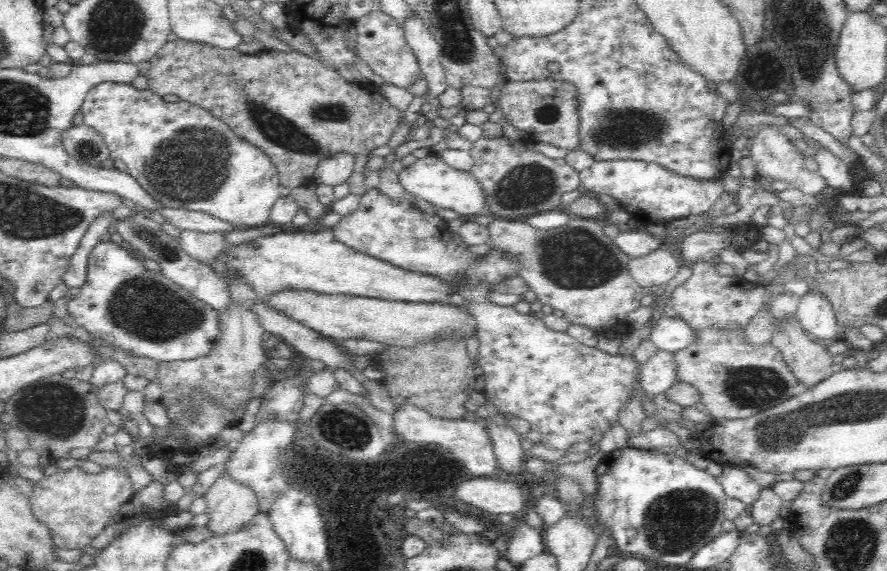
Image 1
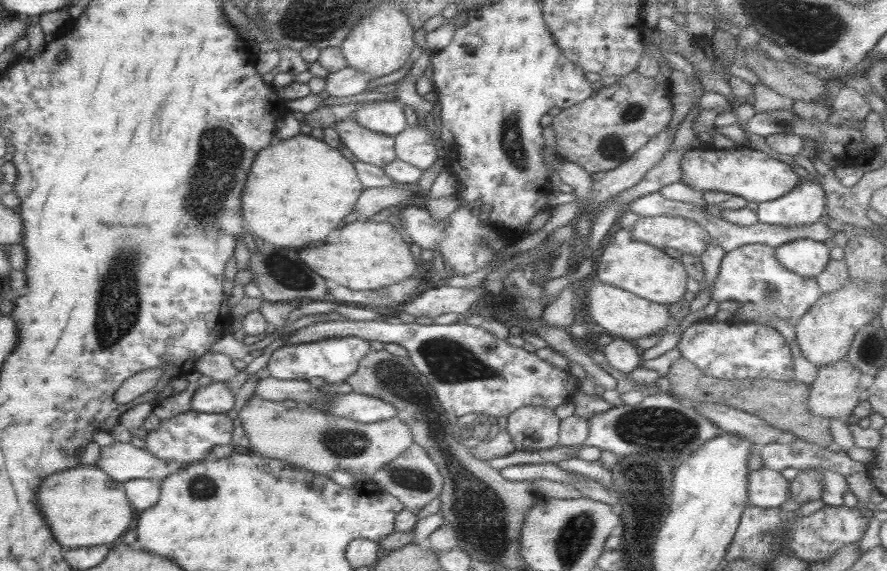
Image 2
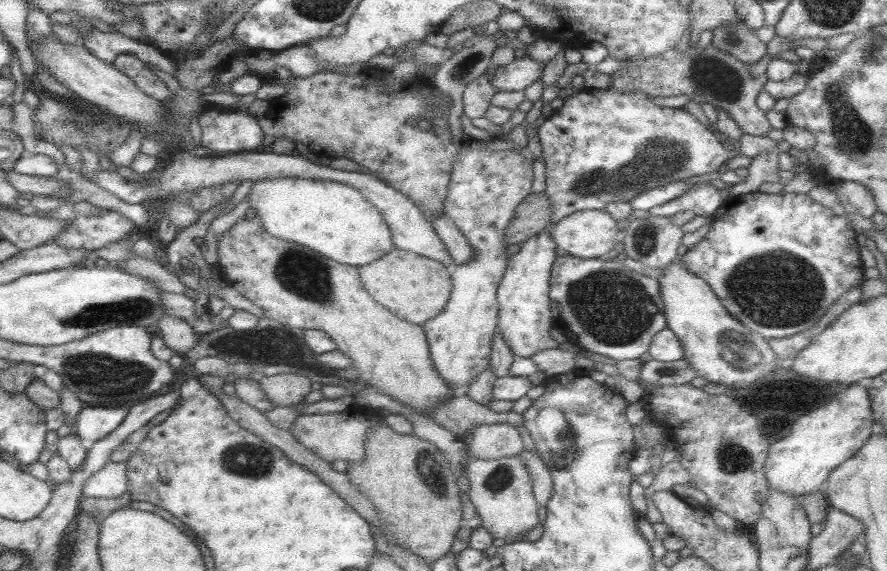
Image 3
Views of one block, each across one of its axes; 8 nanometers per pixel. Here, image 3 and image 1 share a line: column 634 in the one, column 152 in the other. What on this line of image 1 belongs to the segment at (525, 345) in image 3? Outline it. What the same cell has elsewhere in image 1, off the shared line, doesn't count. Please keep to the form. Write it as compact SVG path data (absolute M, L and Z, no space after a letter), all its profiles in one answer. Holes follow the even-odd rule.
M106 81L88 91L81 111L83 123L104 139L111 160L120 160L127 167L127 173L163 207L202 211L224 222L246 227L261 226L269 221L281 187L273 160L206 109L182 100L164 101L150 89L139 90L132 83Z

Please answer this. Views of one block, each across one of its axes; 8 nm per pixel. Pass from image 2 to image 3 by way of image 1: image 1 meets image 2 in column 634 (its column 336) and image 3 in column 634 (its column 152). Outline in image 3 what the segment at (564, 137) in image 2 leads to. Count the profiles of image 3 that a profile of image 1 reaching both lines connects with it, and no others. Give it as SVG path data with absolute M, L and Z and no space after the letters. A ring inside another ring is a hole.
M688 45L688 49L684 50L684 52L678 52L678 49L676 47L670 47L668 52L664 52L662 56L654 56L654 58L648 58L646 60L623 60L624 66L618 70L618 72L614 72L614 74L611 75L611 85L609 86L610 89L620 92L620 93L630 93L630 92L643 92L644 94L647 94L648 96L654 97L654 96L686 96L687 94L690 96L691 99L694 99L697 102L704 102L706 104L710 104L710 106L714 106L715 108L719 108L719 110L723 110L734 122L738 125L738 128L742 130L743 134L749 134L750 136L767 136L767 132L771 130L772 126L769 123L769 120L767 119L766 113L762 112L760 108L758 108L757 105L757 98L760 92L764 89L764 84L768 82L767 79L767 64L768 61L763 58L758 63L755 63L754 66L748 66L747 64L744 64L744 62L741 62L738 60L738 58L734 56L730 56L730 54L726 54L727 52L724 52L722 49L716 48L716 45L709 45L706 48L700 47L700 45Z

